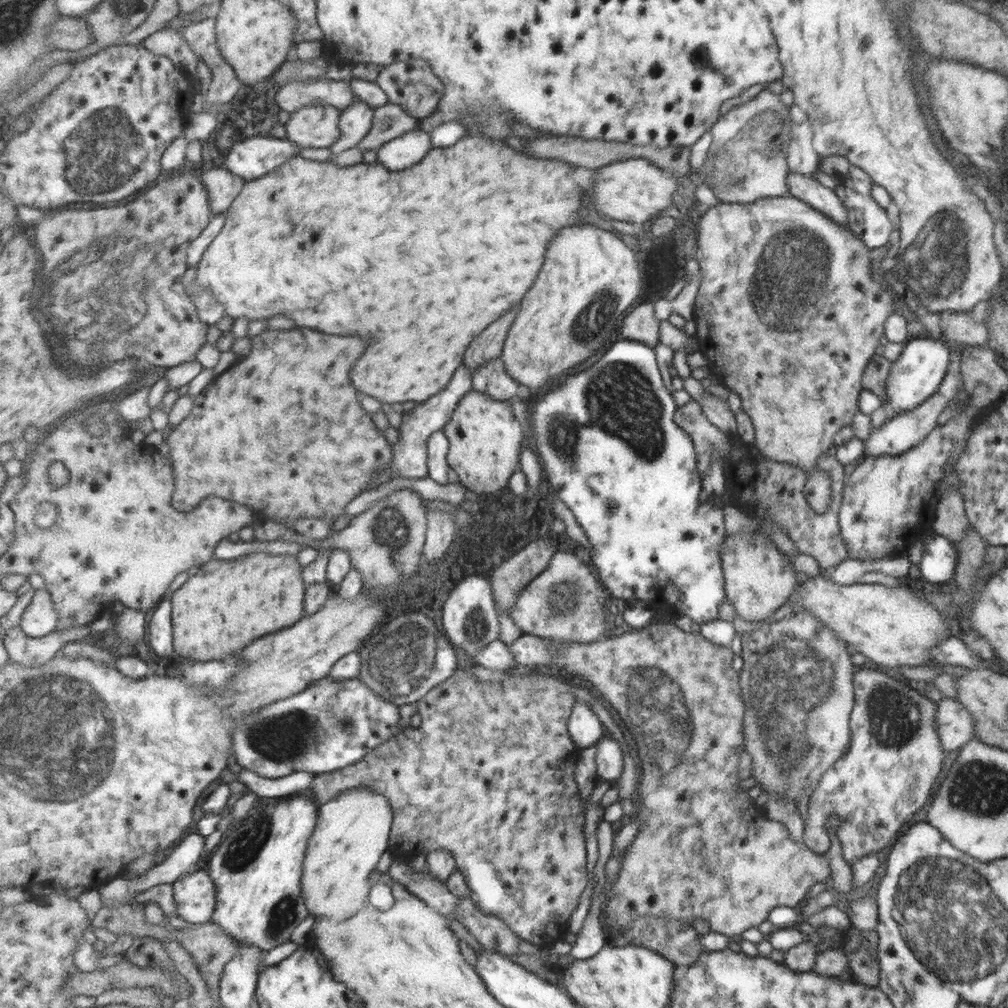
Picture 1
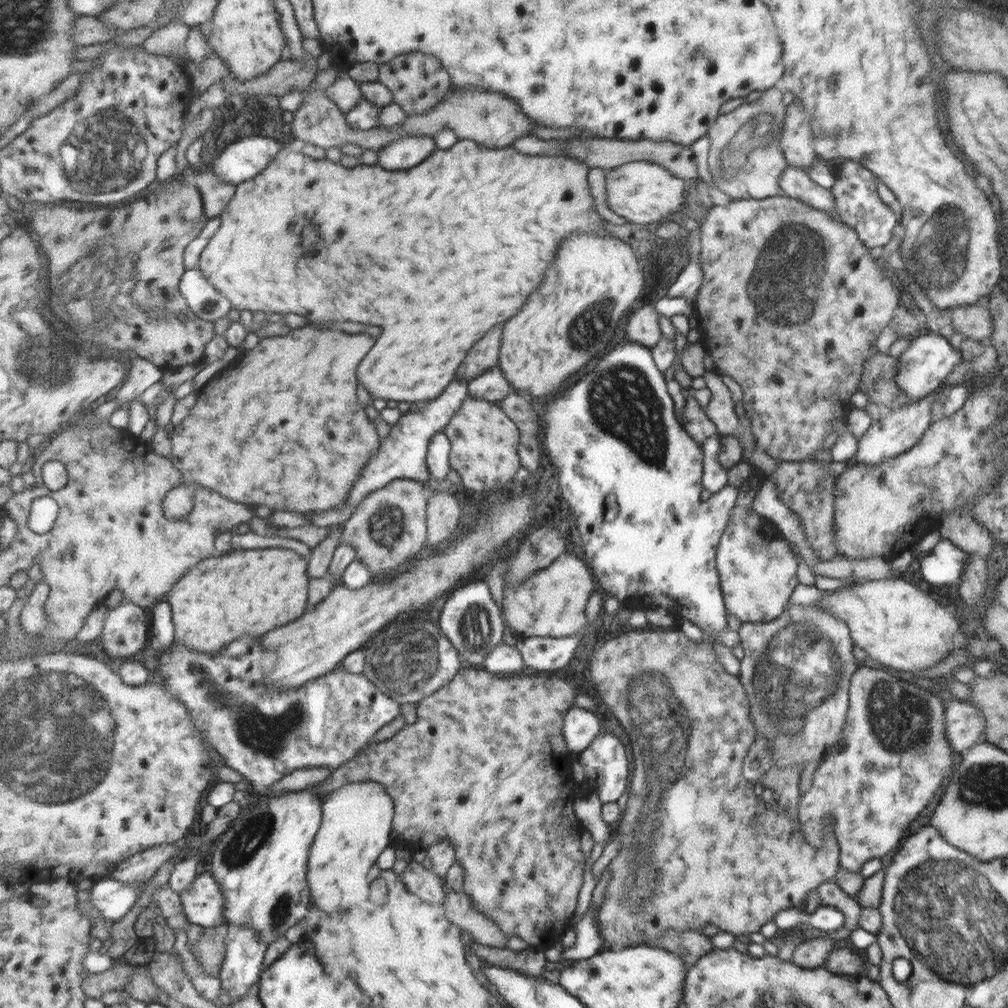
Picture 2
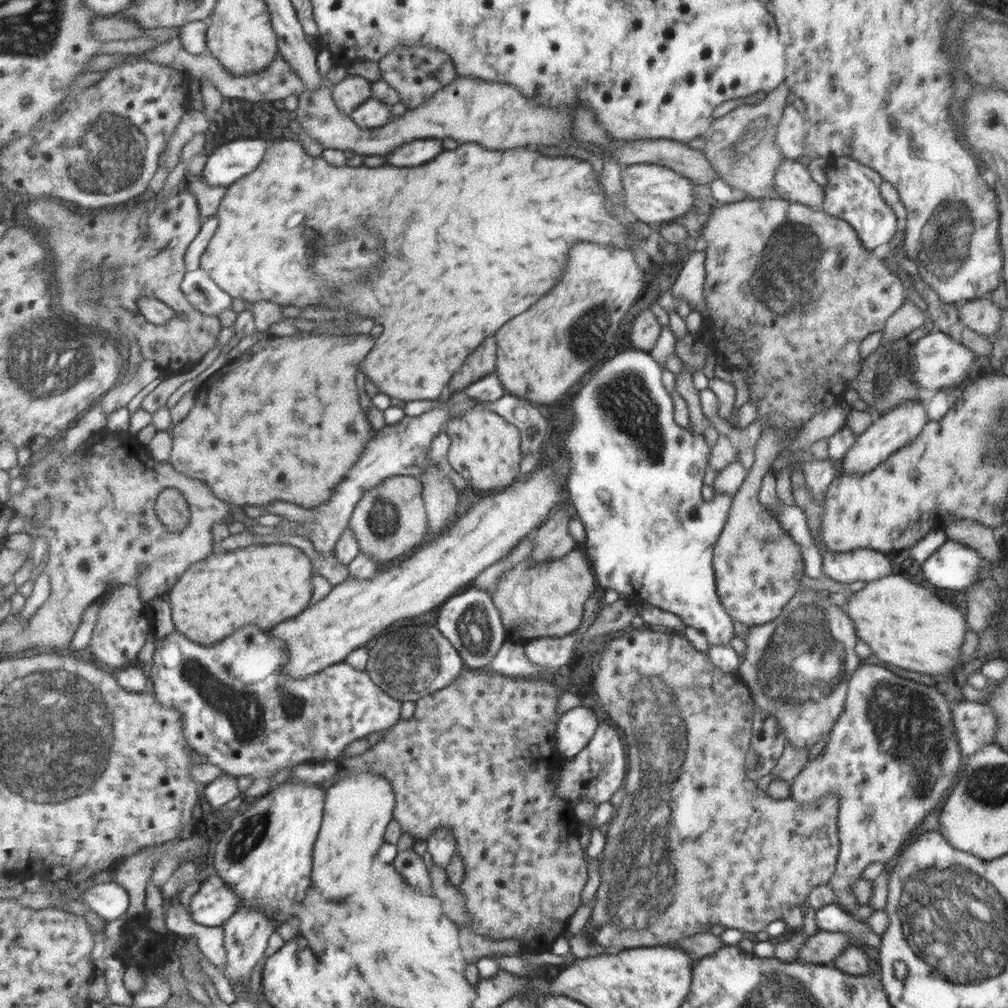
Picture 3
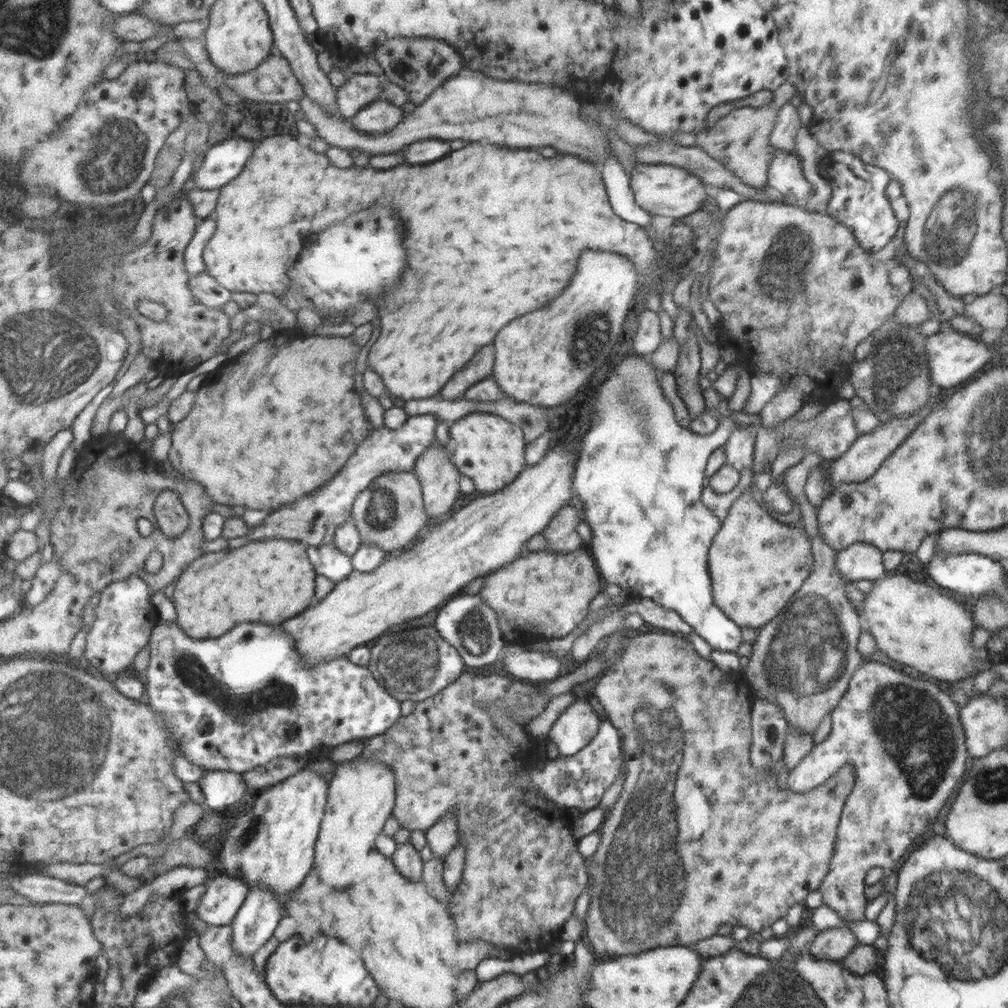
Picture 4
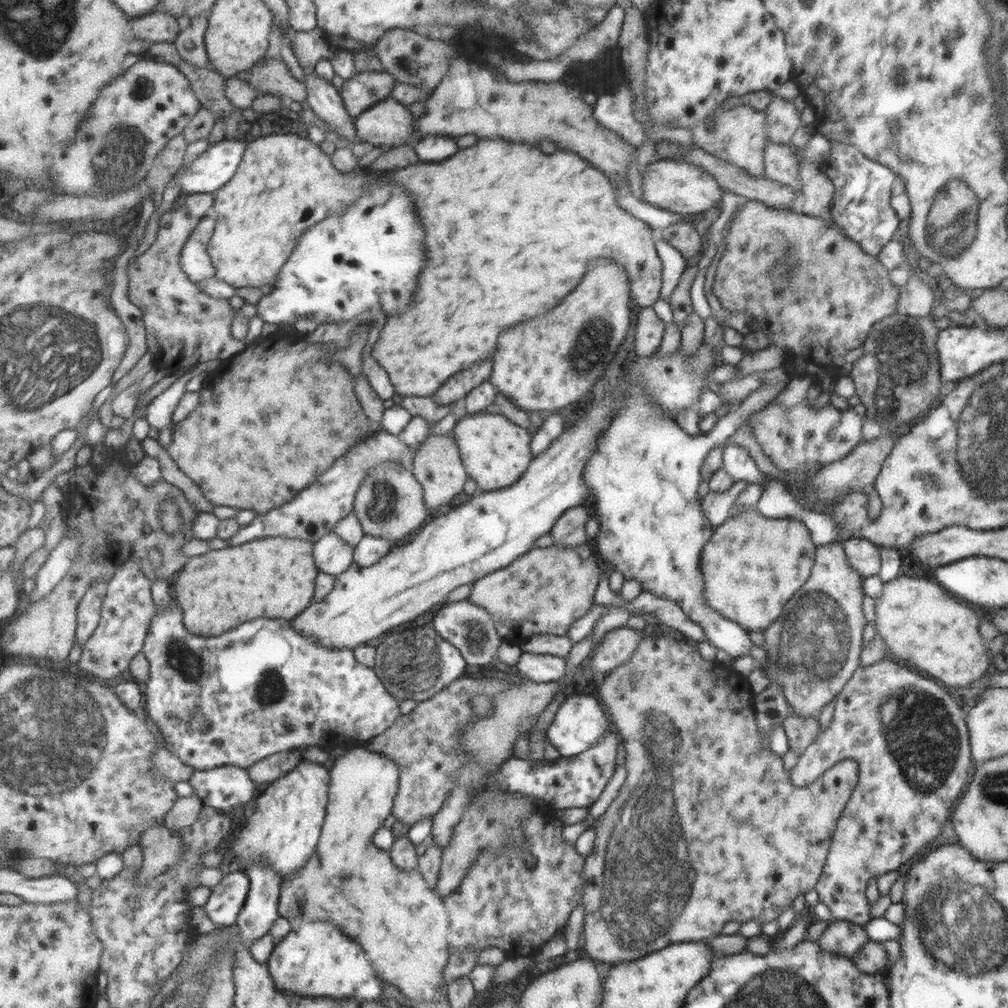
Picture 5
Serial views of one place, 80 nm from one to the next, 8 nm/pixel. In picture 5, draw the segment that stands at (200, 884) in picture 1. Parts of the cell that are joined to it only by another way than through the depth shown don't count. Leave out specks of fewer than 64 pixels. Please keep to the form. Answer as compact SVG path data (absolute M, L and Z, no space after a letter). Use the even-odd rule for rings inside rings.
M229 870L225 878L211 888L211 894L203 906L208 918L224 929L237 925L250 890L250 876L245 871Z

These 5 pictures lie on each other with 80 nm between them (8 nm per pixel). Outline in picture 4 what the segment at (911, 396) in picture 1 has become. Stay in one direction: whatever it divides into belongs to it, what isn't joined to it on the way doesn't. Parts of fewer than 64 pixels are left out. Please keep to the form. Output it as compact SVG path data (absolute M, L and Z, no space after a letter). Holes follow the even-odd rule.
M947 327L927 336L924 349L928 352L930 360L930 381L933 381L935 386L940 386L941 389L955 386L955 384L963 382L965 378L969 378L975 370L979 370L983 364L987 364L997 351L996 349L991 350L991 346L987 346L980 338L976 339L971 335Z

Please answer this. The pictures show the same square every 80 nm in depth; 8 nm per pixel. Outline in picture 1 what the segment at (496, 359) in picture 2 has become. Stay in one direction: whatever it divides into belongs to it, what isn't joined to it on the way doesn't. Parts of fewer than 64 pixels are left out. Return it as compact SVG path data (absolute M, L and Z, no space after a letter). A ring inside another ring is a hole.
M515 308L515 310L511 310L511 314L499 318L499 322L491 324L491 326L471 344L471 350L467 350L467 362L465 362L465 366L471 366L473 370L476 370L494 358L502 356L506 344L505 338L507 338L507 334L509 334L511 324L513 324L515 318L517 318L517 312L519 312L519 308Z

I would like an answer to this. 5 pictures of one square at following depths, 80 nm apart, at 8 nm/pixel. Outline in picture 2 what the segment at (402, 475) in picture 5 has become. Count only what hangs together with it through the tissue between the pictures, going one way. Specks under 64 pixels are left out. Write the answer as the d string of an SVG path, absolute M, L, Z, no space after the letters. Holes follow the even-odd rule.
M395 479L389 485L377 492L369 494L351 514L350 519L343 524L341 543L352 544L357 551L357 560L371 570L373 578L379 576L399 576L407 562L417 560L419 552L428 545L428 496L422 482L413 479Z

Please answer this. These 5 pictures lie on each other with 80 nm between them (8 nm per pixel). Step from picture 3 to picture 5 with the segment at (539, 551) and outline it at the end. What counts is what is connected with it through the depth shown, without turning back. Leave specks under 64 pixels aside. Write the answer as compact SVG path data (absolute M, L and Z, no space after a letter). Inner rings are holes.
M588 503L582 504L575 510L567 510L563 518L555 523L555 530L551 531L555 542L559 546L574 547L590 543L587 537L587 522L592 519L592 509Z

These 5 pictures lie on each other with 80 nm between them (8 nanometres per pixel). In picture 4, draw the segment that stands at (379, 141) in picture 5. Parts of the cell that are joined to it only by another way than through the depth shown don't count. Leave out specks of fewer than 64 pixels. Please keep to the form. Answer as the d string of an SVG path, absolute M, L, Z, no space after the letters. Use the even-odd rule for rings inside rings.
M377 100L359 111L351 121L354 127L367 134L385 134L407 117L405 109L389 101Z

